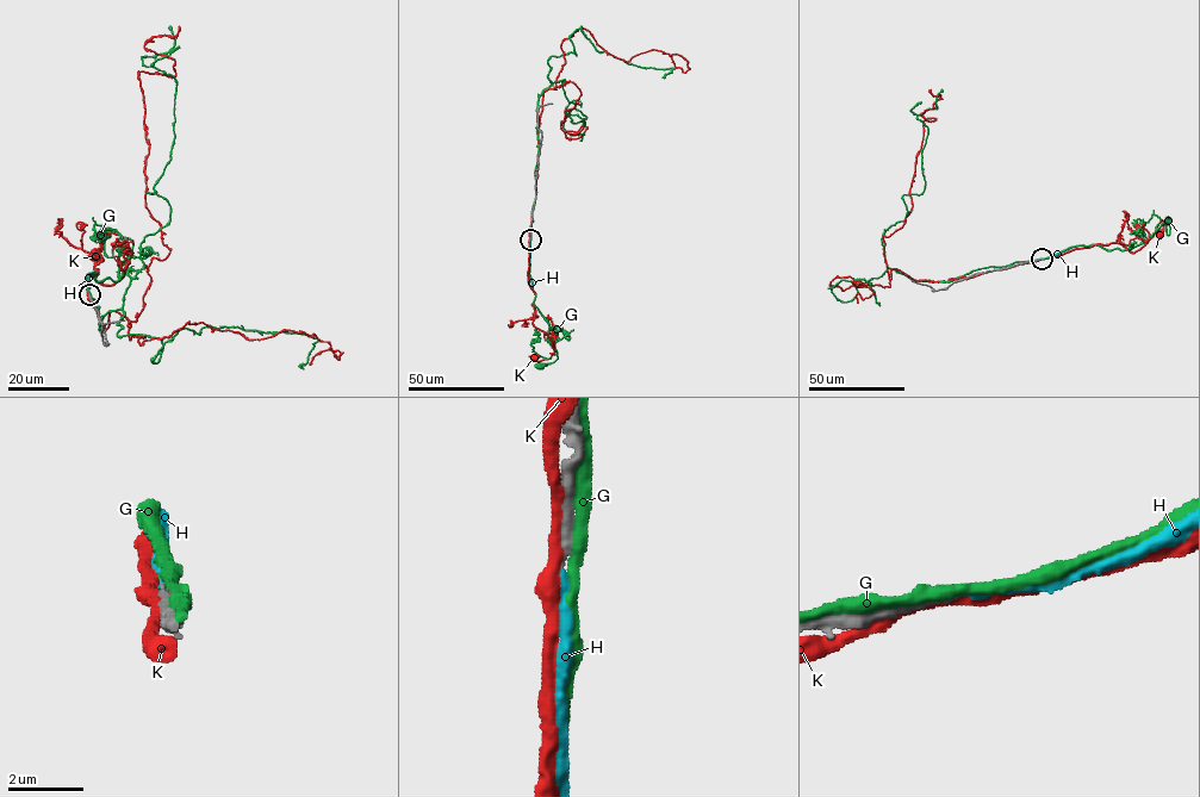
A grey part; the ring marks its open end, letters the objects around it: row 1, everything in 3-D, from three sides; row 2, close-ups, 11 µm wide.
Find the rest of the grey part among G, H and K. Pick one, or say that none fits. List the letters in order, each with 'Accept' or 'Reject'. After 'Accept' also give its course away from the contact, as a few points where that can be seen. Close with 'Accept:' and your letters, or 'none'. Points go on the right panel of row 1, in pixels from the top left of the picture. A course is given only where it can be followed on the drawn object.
G: Reject
H: Reject
K: Reject
Accept: none

